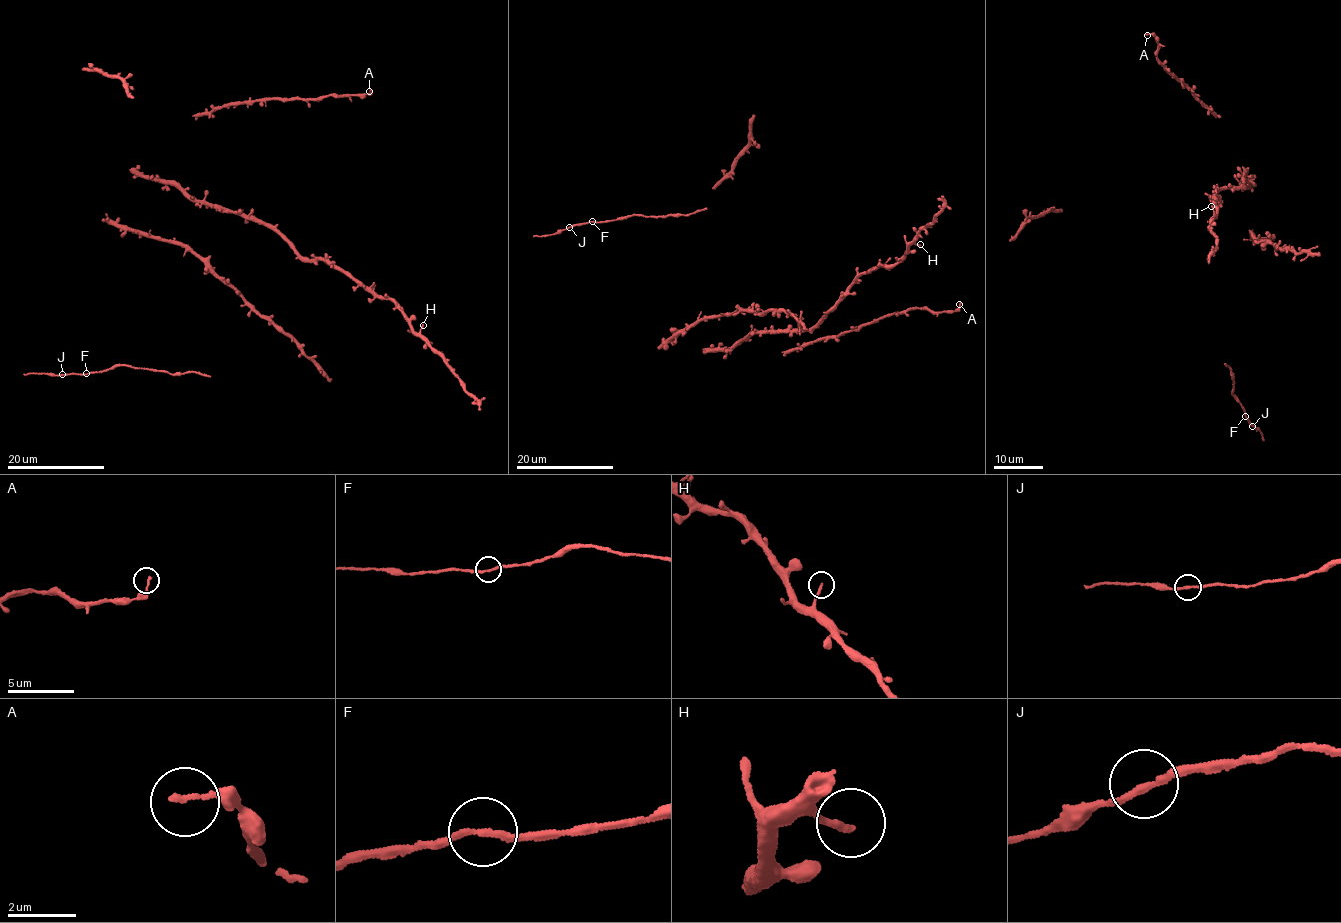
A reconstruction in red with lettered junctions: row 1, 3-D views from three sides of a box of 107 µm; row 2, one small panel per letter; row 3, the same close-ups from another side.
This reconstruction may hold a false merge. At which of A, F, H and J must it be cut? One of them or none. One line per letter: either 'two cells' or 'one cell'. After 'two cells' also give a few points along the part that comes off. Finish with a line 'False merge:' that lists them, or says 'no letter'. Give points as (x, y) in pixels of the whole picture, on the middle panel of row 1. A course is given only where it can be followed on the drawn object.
A: one cell
F: one cell
H: one cell
J: one cell
False merge: no letter

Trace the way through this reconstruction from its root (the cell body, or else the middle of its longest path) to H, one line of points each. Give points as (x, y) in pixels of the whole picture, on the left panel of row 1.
H: (200, 208), (215, 204), (261, 220), (303, 257), (325, 259), (394, 303), (415, 332), (423, 325)

